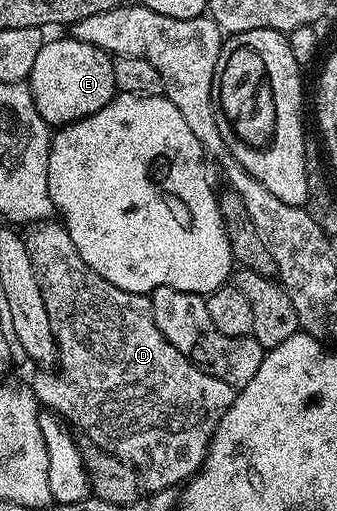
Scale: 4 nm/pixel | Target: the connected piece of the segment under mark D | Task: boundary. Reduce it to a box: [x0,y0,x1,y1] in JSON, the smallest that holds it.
[23,220,235,492]

